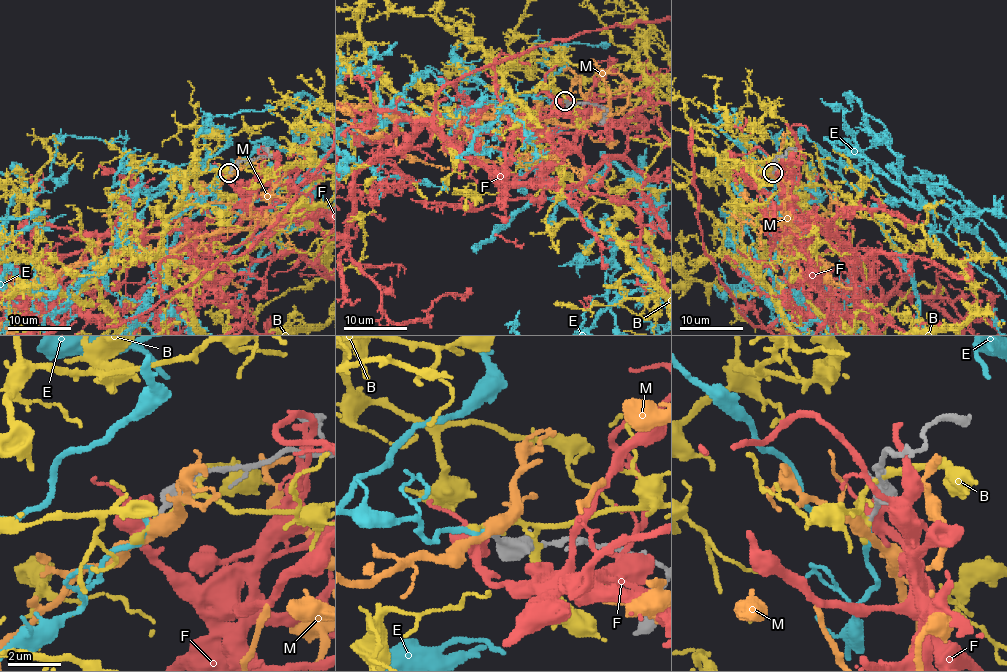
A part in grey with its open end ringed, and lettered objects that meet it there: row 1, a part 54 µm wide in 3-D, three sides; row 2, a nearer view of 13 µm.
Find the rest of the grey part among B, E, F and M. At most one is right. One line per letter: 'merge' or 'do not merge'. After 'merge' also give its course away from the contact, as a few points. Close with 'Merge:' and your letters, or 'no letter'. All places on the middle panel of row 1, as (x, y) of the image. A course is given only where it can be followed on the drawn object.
B: do not merge
E: merge
F: do not merge
M: do not merge
Merge: E

